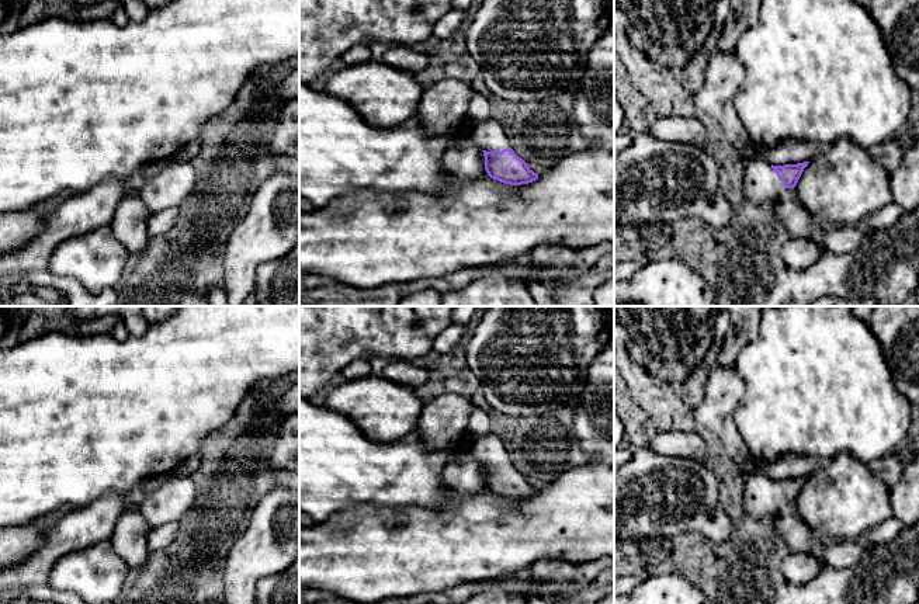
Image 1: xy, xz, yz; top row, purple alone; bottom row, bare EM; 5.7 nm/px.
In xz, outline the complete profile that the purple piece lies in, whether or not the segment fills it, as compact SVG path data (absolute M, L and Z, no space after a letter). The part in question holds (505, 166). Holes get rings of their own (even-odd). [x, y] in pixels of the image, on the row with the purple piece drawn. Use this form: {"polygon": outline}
{"polygon": "M467 118L462 143L471 143L483 152L485 170L493 180L510 185L521 185L538 178L538 174L510 147L503 128L493 118L483 121Z"}

